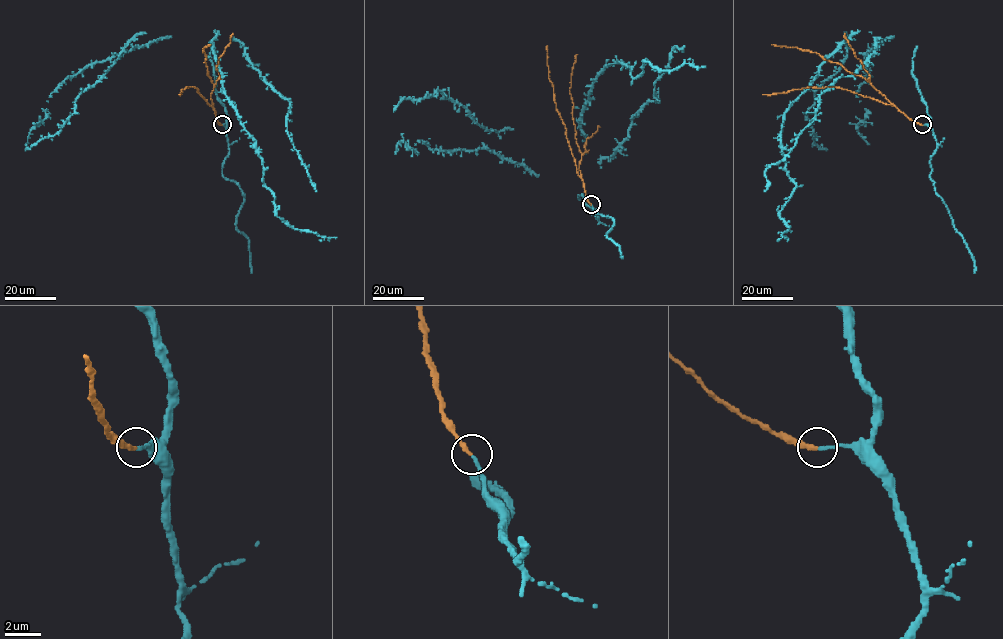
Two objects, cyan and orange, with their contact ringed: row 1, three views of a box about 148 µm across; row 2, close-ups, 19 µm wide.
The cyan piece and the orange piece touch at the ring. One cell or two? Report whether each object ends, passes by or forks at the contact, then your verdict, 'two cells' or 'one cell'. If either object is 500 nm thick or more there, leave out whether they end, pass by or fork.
cyan ends; orange ends; one cell

